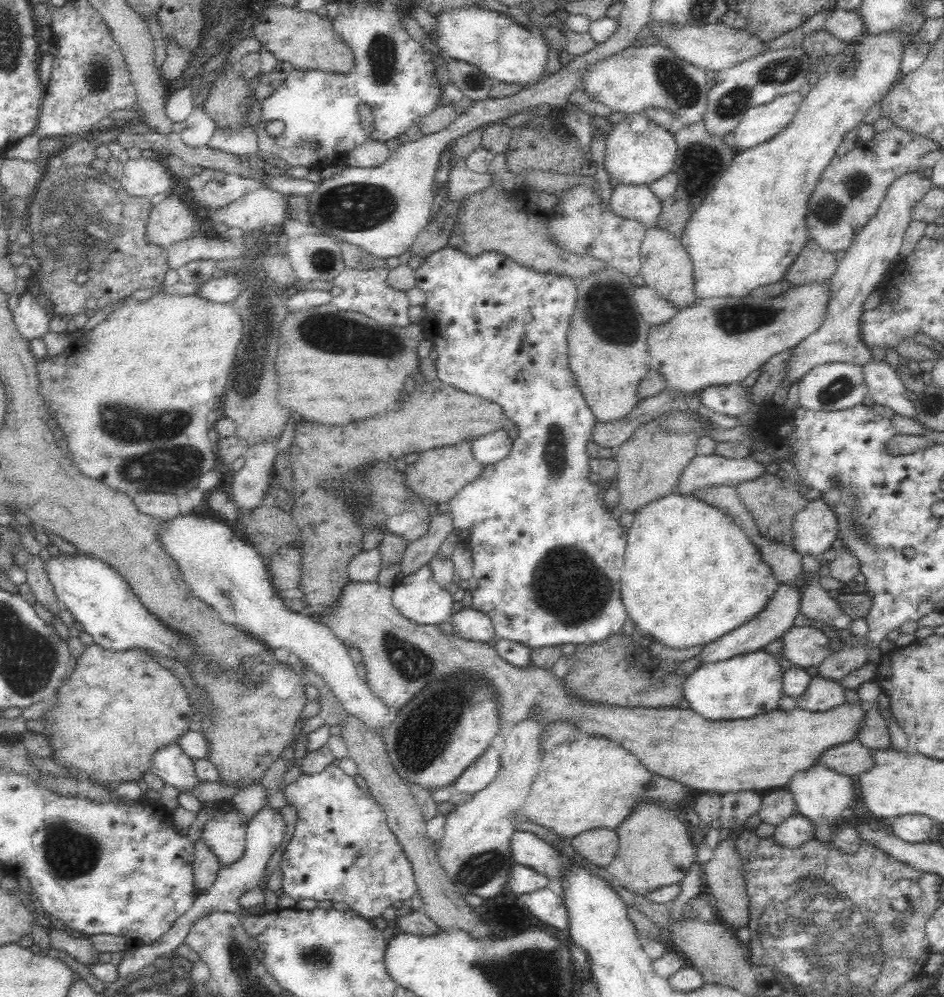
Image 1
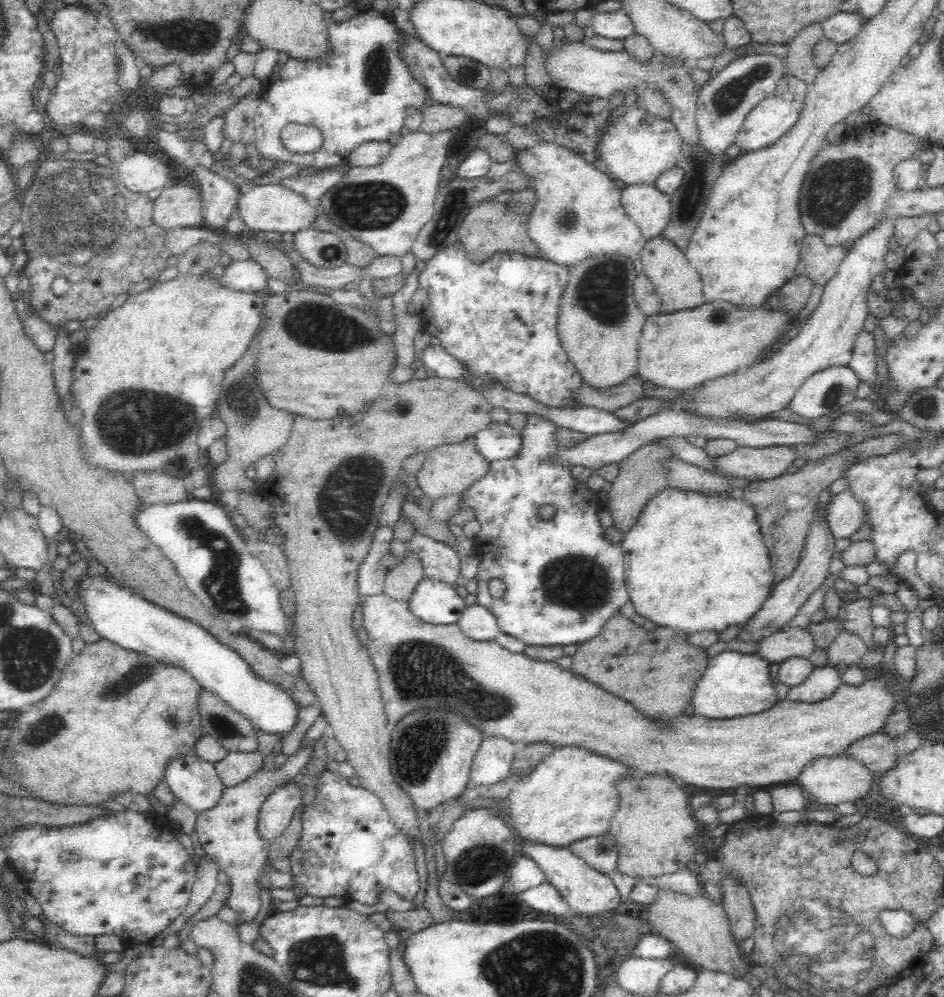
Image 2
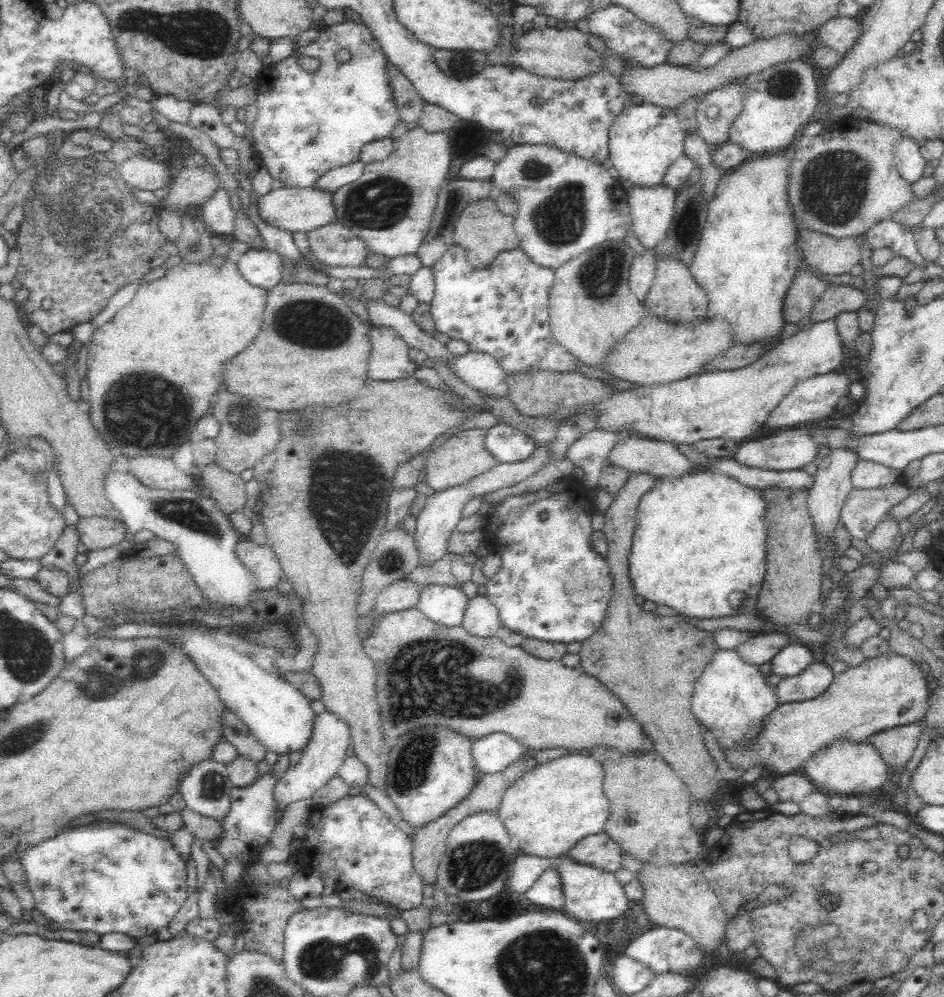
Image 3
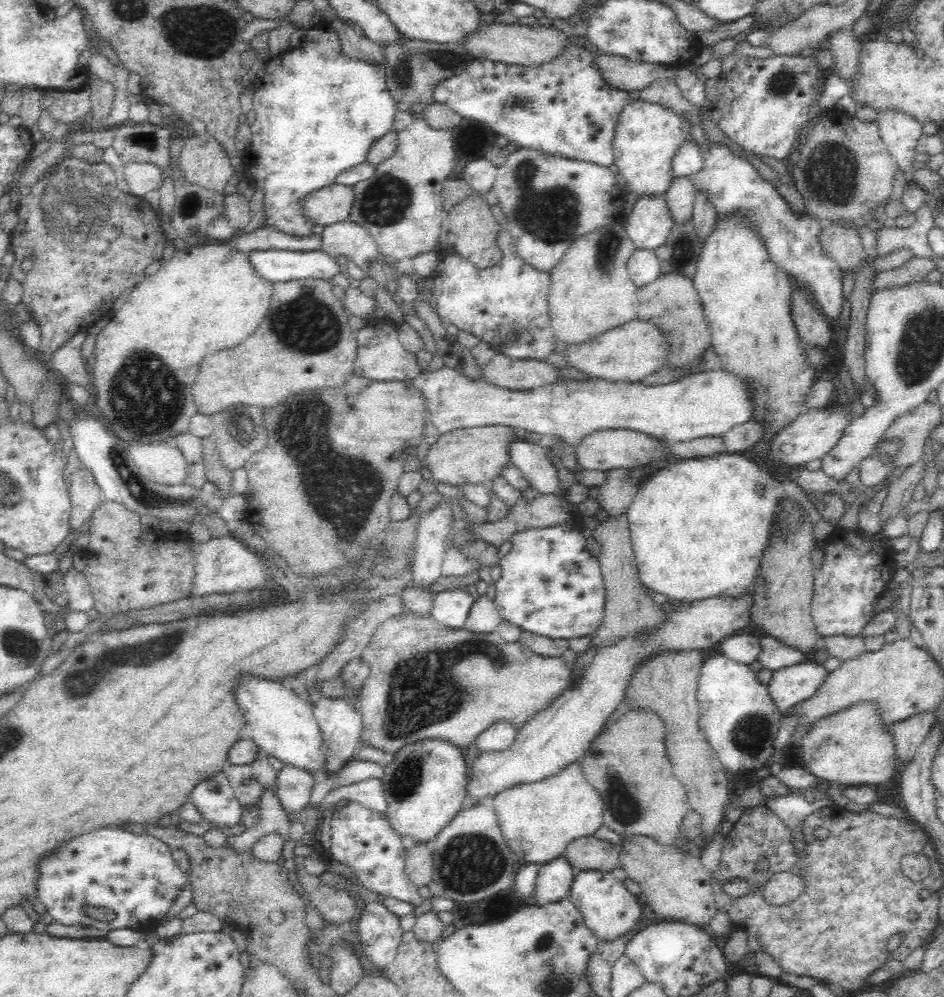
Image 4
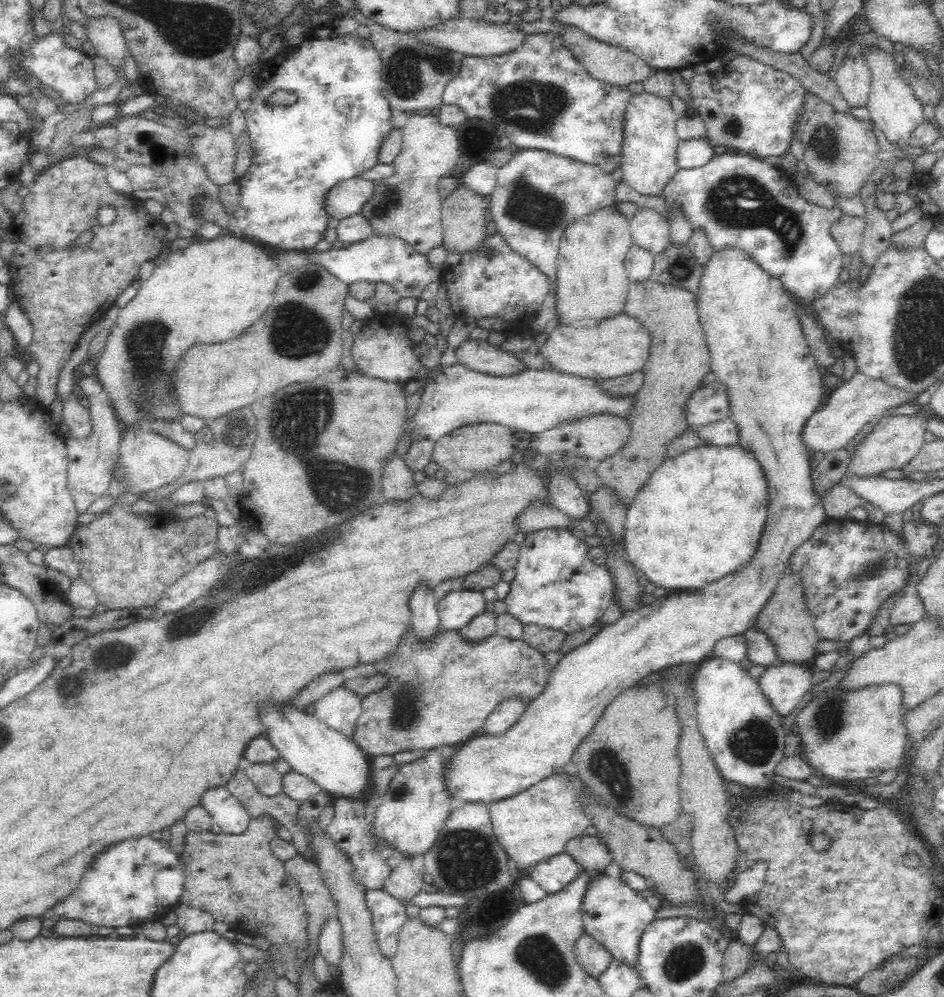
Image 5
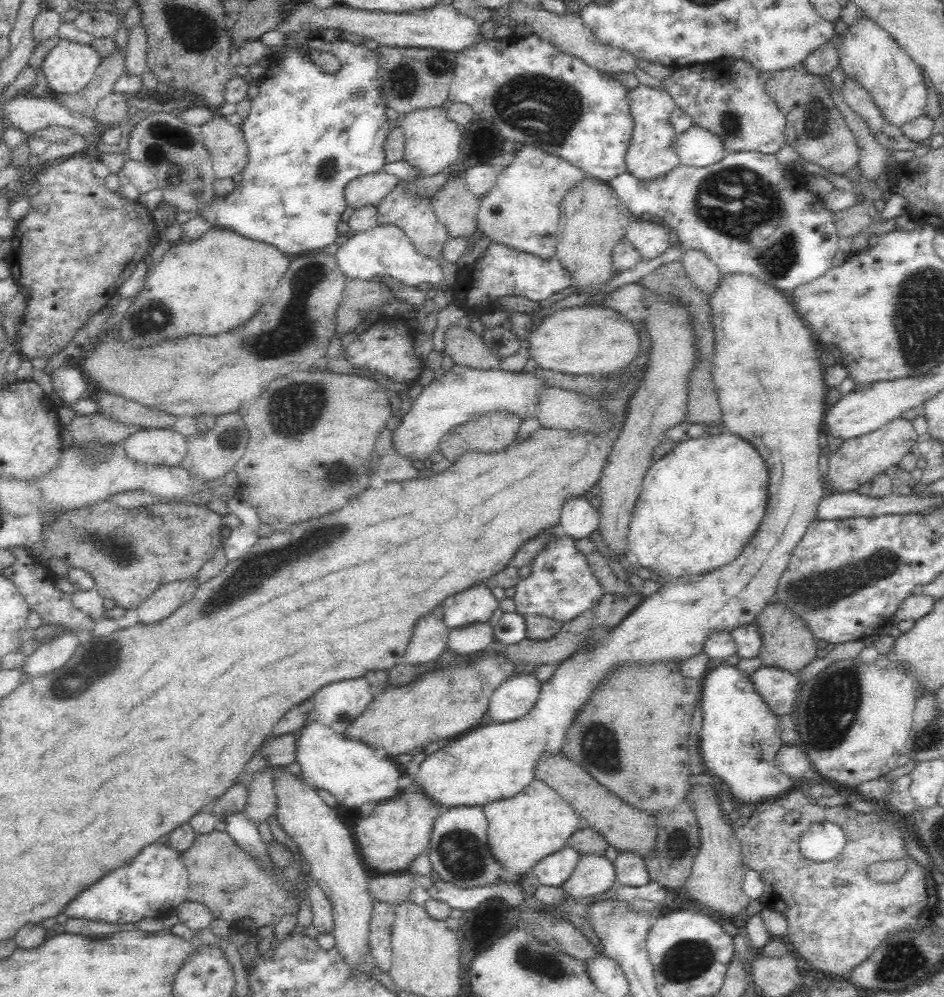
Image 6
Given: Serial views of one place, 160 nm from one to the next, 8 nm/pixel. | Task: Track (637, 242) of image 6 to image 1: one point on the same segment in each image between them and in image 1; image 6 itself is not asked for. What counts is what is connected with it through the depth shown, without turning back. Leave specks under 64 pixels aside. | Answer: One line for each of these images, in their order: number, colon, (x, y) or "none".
1: (634, 202)
2: (650, 209)
3: (652, 209)
4: (650, 223)
5: (650, 231)

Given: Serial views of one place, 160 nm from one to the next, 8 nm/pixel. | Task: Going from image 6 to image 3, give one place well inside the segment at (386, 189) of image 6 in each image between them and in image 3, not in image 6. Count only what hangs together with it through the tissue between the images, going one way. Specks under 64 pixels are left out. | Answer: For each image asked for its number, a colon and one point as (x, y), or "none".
3: (302, 210)
4: (331, 204)
5: (348, 197)

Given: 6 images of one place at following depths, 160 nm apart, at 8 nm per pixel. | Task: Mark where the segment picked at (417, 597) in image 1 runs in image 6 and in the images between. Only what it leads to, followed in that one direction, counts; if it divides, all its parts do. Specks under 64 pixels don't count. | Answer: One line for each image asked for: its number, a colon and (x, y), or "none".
2: (437, 602)
3: (446, 605)
4: (451, 608)
5: (456, 609)
6: (477, 604)

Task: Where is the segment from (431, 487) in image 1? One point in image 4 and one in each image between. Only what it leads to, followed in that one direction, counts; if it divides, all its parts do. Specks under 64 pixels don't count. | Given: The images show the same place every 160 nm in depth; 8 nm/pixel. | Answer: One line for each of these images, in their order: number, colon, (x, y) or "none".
2: (452, 468)
3: (462, 457)
4: (472, 455)

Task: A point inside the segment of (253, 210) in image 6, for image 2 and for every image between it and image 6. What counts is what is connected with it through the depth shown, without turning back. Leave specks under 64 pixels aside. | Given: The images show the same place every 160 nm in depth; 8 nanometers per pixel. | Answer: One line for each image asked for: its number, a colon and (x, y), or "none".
2: (357, 91)
3: (308, 123)
4: (317, 113)
5: (333, 132)

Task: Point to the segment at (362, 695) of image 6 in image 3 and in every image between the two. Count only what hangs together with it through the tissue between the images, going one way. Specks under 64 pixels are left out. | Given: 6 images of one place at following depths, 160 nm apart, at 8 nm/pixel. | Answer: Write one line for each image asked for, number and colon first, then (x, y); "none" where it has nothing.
3: (332, 735)
4: (339, 719)
5: (340, 708)

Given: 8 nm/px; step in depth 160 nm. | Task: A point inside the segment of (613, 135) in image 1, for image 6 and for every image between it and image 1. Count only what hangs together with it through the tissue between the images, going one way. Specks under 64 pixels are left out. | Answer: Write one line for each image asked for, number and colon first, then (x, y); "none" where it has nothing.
2: (640, 146)
3: (645, 139)
4: (647, 136)
5: (649, 152)
6: (651, 153)

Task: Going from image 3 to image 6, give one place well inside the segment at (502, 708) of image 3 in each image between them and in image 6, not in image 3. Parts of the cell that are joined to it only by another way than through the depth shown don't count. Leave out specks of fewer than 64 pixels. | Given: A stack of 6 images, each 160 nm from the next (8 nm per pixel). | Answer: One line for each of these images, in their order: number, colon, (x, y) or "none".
4: (427, 681)
5: (442, 694)
6: (444, 704)

